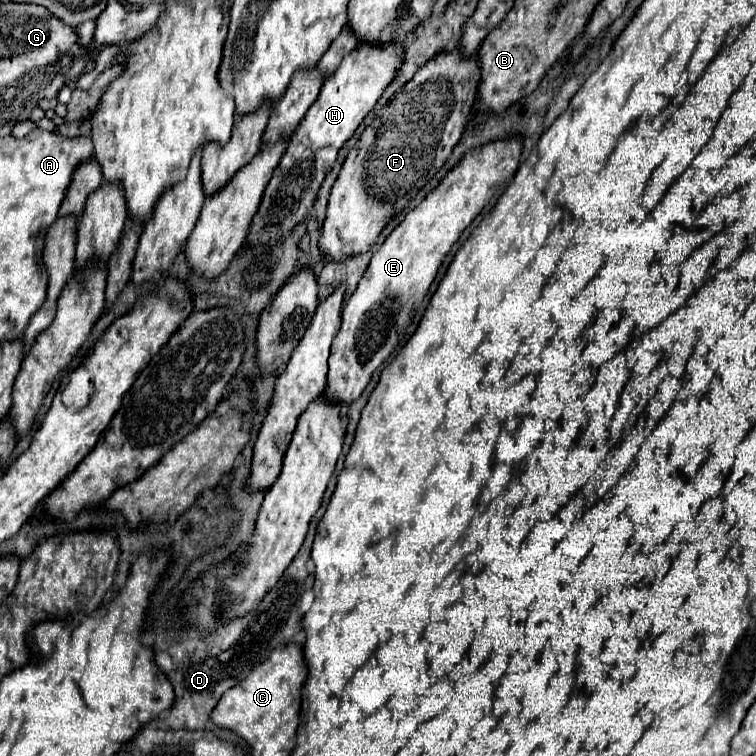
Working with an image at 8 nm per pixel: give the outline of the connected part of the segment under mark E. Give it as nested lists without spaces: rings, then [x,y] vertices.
[[[511,139],[485,145],[481,151],[469,151],[377,249],[343,309],[341,329],[331,345],[325,399],[351,405],[361,397],[371,373],[393,353],[409,327],[453,243],[485,209],[495,191],[507,183],[507,177],[515,175],[521,161],[521,147],[523,143],[519,139]]]

